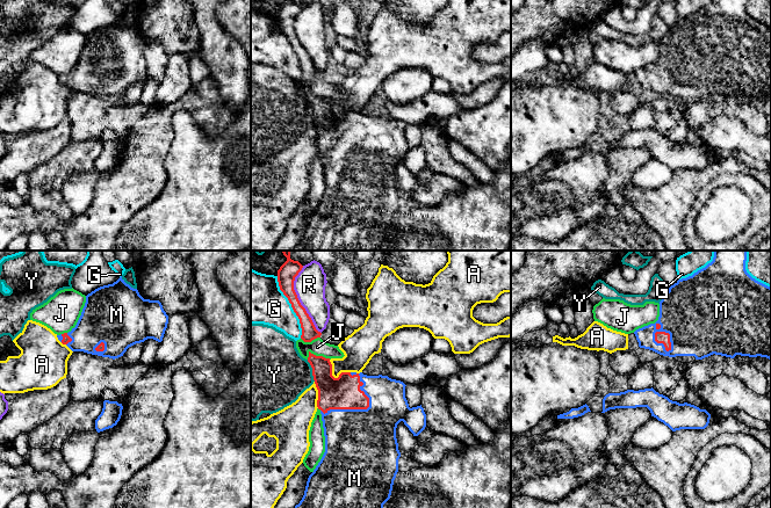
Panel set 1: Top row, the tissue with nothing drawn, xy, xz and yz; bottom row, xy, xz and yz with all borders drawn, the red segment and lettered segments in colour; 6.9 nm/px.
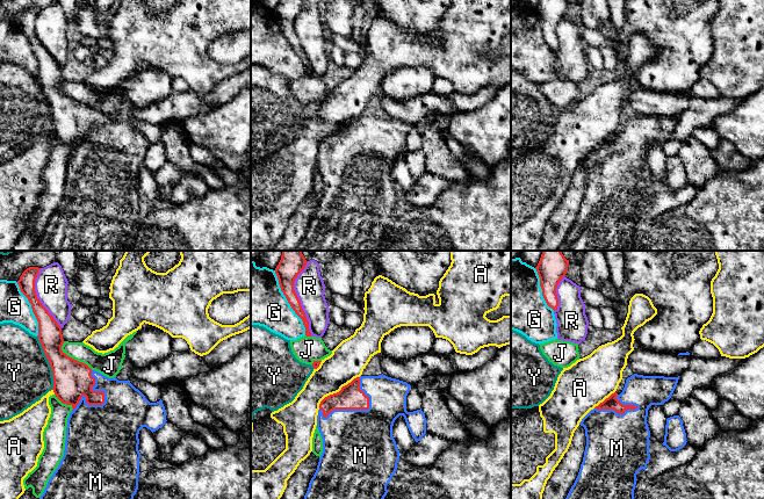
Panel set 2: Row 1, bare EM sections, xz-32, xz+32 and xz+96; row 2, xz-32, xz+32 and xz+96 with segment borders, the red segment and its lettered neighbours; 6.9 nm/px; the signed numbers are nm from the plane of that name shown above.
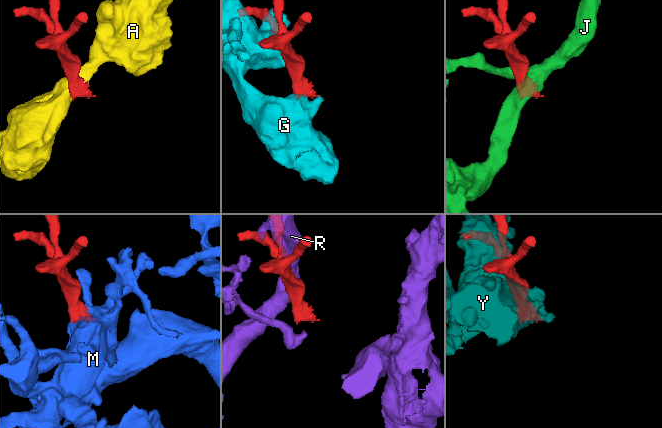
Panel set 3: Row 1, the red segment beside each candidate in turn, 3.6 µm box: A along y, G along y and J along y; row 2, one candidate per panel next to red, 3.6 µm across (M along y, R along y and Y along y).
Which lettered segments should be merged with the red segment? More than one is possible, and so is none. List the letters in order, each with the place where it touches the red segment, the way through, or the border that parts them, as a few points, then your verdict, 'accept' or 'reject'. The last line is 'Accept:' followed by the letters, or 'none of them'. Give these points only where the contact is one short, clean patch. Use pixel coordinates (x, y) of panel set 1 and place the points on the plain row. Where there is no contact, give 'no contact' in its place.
A: meets red in xz at (332, 116); border along xz (329, 100), (334, 117), (341, 113), (350, 113); reject
G: meets red in xz at (292, 46); reject
J: meets red in xz at (318, 96); reject
M: meets red in xz at (360, 149); accept
R: meets red in xz at (297, 40); reject
Y: meets red in xz at (312, 110); reject
Accept: M

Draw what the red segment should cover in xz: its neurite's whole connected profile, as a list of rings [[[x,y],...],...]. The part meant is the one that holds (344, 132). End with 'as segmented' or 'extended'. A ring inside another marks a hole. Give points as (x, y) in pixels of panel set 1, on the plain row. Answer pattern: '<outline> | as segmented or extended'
[[[309,92],[308,102],[312,108],[312,116],[318,130],[317,147],[322,154],[324,176],[325,176],[325,193],[314,210],[309,216],[304,235],[298,245],[295,246],[293,251],[383,251],[383,245],[390,239],[394,220],[398,212],[398,199],[401,193],[398,190],[398,183],[396,179],[397,165],[403,161],[413,176],[418,176],[426,167],[426,154],[424,148],[420,146],[409,147],[408,140],[405,138],[405,124],[401,121],[391,119],[388,116],[367,116],[362,113],[341,113],[338,118],[332,116],[332,104],[330,99],[323,96],[316,96]]] | extended

